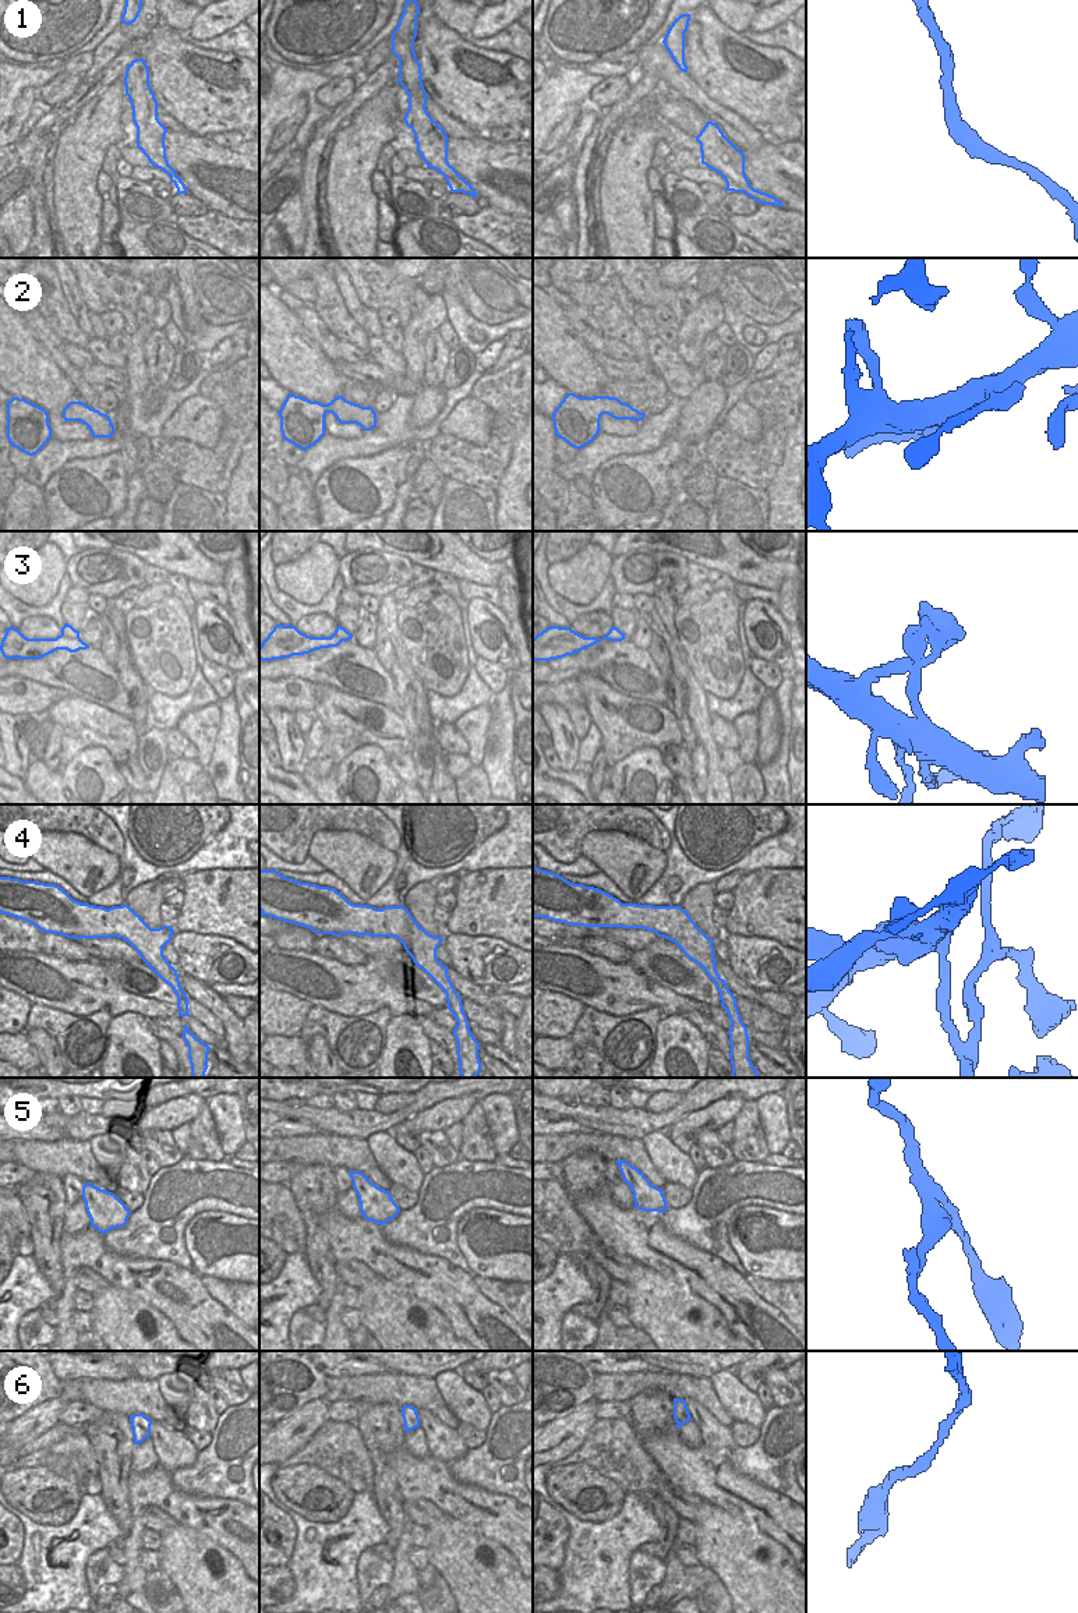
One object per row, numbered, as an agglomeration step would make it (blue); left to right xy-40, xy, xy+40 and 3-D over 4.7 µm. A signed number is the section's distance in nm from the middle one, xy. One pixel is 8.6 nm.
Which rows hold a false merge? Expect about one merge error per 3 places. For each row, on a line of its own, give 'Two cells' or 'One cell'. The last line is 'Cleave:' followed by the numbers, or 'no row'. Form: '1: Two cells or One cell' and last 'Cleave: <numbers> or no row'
1: One cell
2: One cell
3: One cell
4: Two cells
5: Two cells
6: Two cells
Cleave: 4, 5, 6

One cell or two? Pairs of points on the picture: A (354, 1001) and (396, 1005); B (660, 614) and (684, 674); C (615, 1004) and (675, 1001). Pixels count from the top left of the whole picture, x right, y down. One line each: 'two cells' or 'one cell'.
A: one cell
B: one cell
C: one cell

